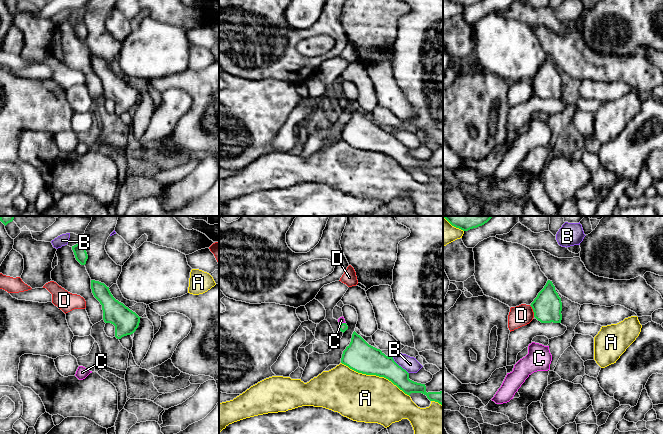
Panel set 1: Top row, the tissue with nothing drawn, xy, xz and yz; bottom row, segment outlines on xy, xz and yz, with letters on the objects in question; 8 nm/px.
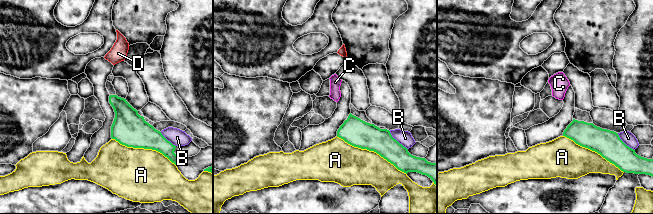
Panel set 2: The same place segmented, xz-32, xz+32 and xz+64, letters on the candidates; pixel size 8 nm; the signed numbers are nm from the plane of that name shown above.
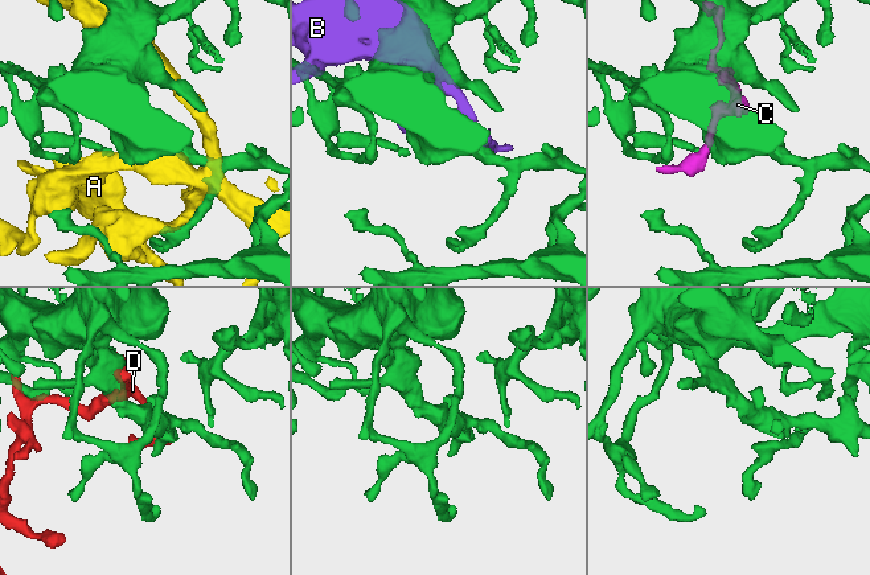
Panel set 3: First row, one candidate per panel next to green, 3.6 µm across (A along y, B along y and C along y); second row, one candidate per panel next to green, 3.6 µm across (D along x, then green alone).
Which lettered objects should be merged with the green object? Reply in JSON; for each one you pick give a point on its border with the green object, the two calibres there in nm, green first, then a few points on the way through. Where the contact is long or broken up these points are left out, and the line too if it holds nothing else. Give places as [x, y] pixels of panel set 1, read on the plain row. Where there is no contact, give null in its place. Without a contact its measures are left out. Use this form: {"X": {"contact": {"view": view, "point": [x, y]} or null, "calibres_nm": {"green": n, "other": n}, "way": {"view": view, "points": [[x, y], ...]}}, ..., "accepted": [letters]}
{"C": {"contact": {"view": "xz", "point": [342, 99]}, "calibres_nm": {"green": 70, "other": 50}, "way": {"view": "xz", "points": [[343, 103], [342, 99], [341, 96]]}}, "accepted": ["C"]}

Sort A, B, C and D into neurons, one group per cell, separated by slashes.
A / B / C / D

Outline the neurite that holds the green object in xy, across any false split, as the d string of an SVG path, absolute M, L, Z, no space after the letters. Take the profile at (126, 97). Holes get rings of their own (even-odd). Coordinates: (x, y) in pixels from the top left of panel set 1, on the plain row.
M91 56L91 65L94 73L102 81L104 98L115 102L115 113L121 115L133 110L139 102L141 93L116 76L104 59Z

